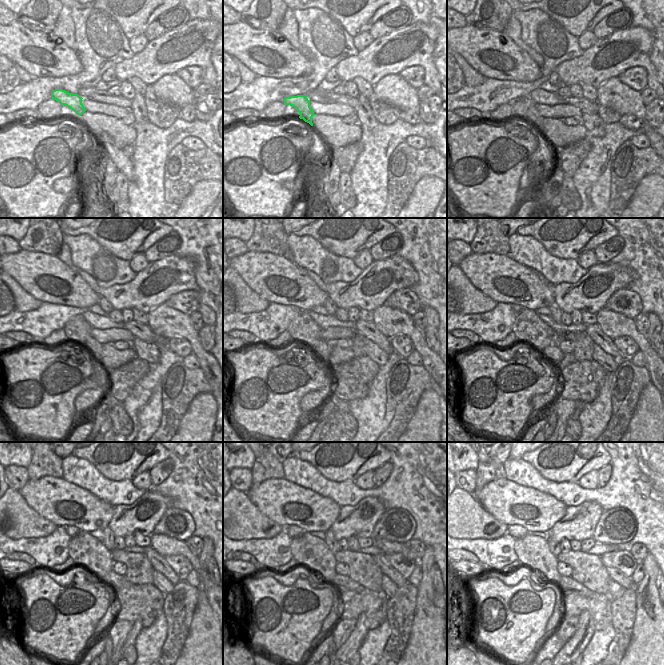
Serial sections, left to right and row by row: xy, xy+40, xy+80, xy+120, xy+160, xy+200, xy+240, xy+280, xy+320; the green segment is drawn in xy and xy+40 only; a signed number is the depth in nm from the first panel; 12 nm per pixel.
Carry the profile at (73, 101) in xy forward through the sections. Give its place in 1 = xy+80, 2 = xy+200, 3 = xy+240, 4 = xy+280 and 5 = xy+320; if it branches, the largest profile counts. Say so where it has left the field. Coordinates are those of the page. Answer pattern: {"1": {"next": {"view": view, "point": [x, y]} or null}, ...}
{"1": {"next": {"view": "xy+80", "point": [533, 116]}}, "2": {"next": {"view": "xy+200", "point": [554, 354]}}, "3": {"next": {"view": "xy+240", "point": [118, 582]}}, "4": {"next": {"view": "xy+280", "point": [343, 583]}}, "5": {"next": {"view": "xy+320", "point": [567, 584]}}}

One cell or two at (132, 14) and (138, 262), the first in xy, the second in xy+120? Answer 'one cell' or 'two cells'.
two cells

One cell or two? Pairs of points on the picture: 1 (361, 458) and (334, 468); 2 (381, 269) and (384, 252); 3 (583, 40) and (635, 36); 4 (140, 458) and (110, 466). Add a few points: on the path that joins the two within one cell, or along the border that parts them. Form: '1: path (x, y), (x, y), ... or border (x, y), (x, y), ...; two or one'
1: path (354, 458), (345, 458), (341, 462); one
2: border (393, 255), (373, 261); two
3: border (597, 39), (584, 51); two
4: path (133, 458), (117, 465); one

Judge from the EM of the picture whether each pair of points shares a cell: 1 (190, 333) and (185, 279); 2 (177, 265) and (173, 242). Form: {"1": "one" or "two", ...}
{"1": "two", "2": "two"}

